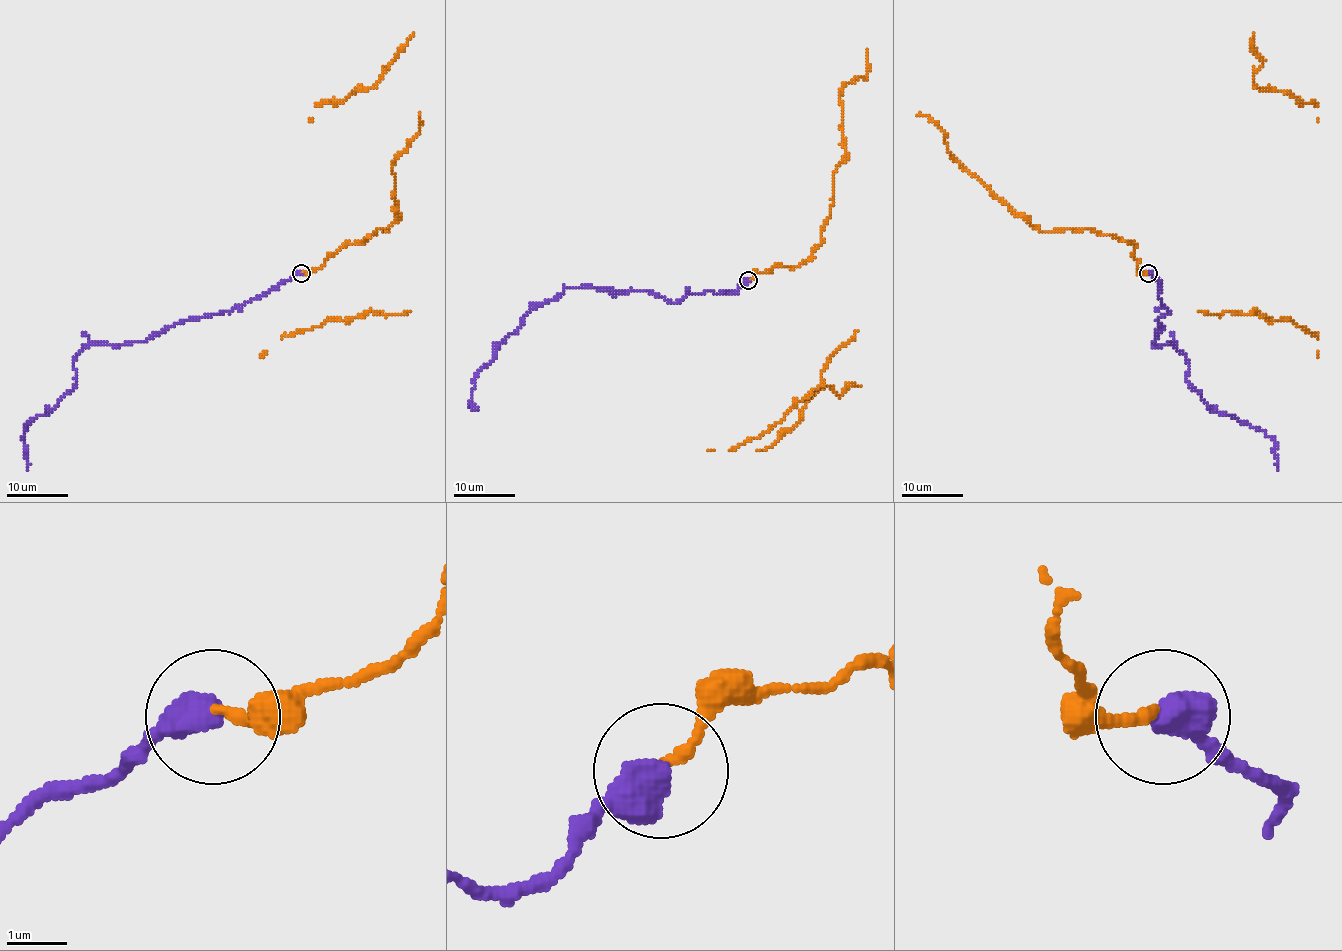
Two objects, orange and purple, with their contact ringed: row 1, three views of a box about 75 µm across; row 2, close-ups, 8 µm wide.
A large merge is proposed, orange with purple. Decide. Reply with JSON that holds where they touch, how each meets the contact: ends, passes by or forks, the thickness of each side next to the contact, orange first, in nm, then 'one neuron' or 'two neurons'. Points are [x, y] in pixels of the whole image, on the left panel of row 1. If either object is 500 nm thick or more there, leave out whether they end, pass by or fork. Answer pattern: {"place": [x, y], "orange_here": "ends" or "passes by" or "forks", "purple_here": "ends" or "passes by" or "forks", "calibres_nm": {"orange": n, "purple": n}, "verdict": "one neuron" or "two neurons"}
{"place": [301, 273], "calibres_nm": {"orange": 190, "purple": 600}, "verdict": "one neuron"}

